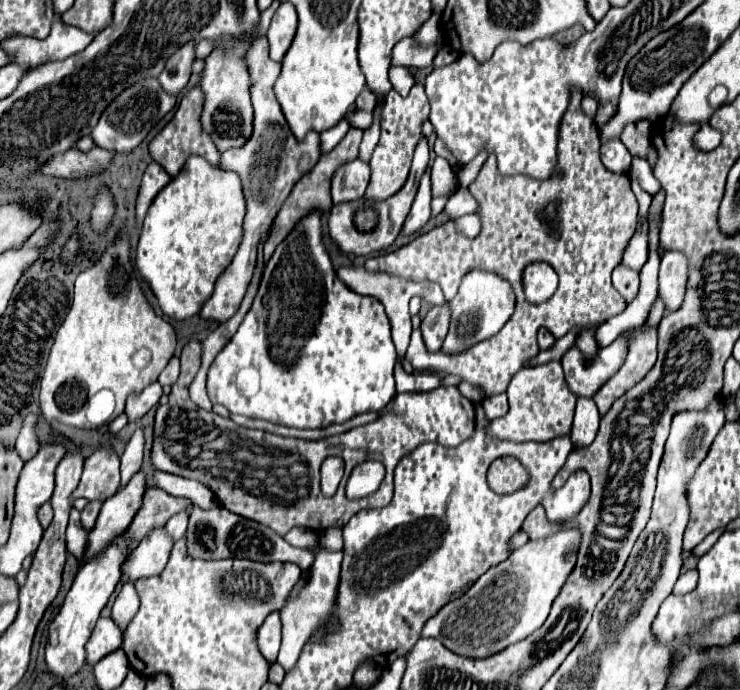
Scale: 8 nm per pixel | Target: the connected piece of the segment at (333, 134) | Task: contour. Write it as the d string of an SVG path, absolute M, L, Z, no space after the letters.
M343 118L333 130L321 132L321 152L323 152L323 154L331 152L331 150L343 140L343 136L347 134L347 130L349 130L349 124L347 124L347 120Z

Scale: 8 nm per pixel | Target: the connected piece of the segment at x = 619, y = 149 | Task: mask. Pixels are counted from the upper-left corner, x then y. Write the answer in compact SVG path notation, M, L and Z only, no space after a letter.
M605 140L601 142L601 162L605 168L613 170L613 172L621 172L627 174L631 168L632 157L620 140Z

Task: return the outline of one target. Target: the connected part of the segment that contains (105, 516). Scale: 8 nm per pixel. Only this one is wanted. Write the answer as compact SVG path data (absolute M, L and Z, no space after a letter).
M139 470L127 482L127 486L119 488L111 498L103 502L97 524L89 532L89 548L81 564L93 554L99 554L99 550L103 550L117 534L121 534L131 524L131 520L135 518L135 514L143 504L145 490L147 490L147 474Z

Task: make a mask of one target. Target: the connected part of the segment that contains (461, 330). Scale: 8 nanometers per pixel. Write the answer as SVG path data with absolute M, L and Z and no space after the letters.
M471 270L463 276L459 292L449 304L451 304L453 316L451 316L449 334L441 350L447 354L455 354L497 334L505 326L509 316L515 312L515 294L511 284L499 274L493 274L487 270Z

